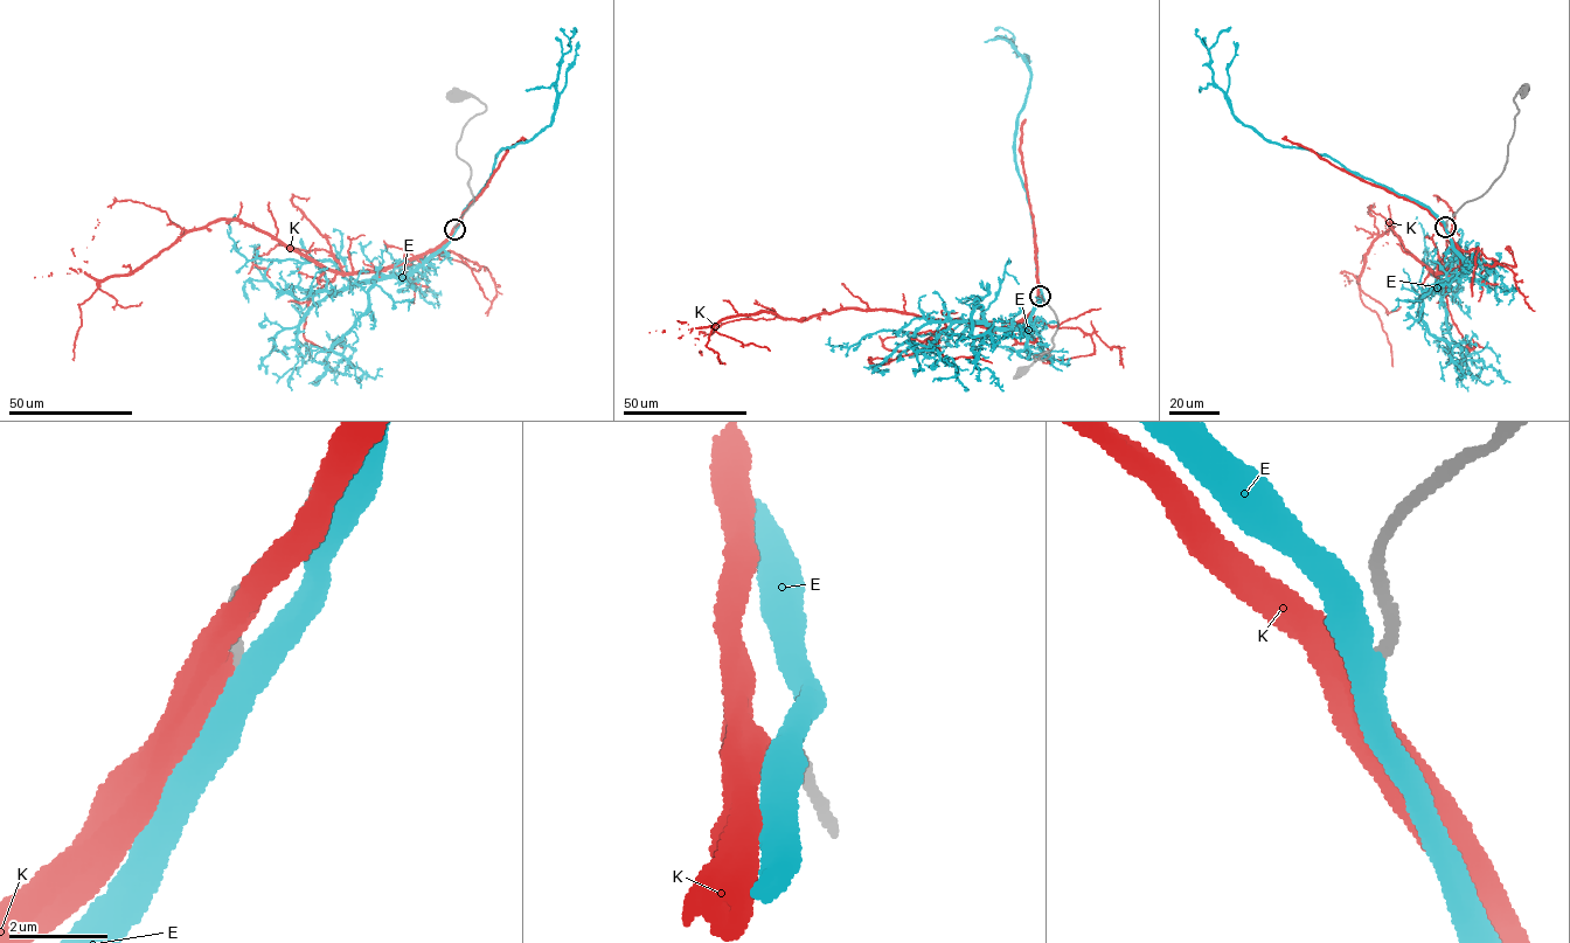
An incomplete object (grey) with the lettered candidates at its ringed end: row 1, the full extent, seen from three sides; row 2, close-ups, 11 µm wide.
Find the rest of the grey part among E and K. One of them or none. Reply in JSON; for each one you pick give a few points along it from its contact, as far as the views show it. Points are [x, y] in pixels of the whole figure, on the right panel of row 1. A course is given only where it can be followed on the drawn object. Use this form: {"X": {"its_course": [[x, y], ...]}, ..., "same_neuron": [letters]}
{"K": {"its_course": [[1446, 227], [1460, 256], [1456, 269], [1432, 274], [1390, 223], [1366, 255], [1360, 297], [1381, 320], [1393, 366]]}, "same_neuron": ["K"]}

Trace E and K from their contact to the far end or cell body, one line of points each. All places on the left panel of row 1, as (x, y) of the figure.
E: (454, 229), (464, 210), (491, 179), (500, 151), (525, 143), (550, 123), (560, 61), (569, 49), (575, 28)
K: (454, 229), (428, 252), (354, 274), (320, 267), (237, 220), (185, 230), (78, 305), (74, 360)

